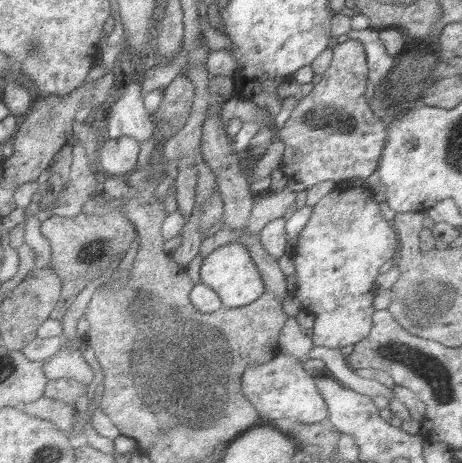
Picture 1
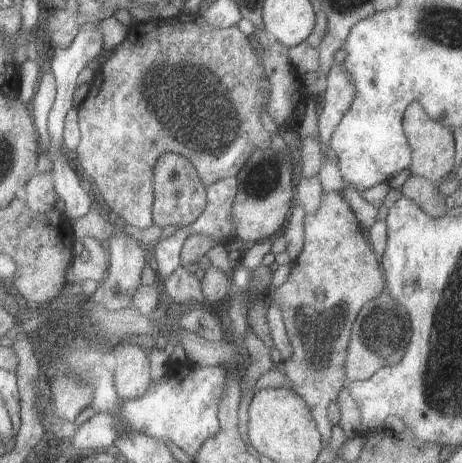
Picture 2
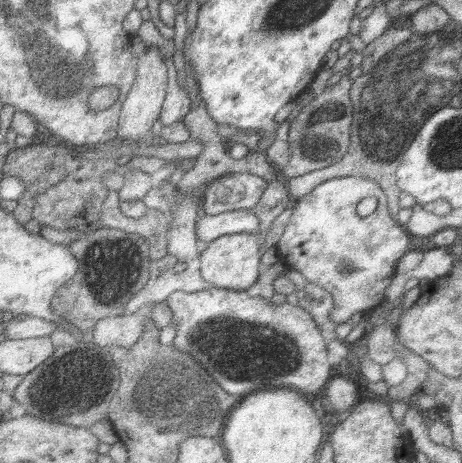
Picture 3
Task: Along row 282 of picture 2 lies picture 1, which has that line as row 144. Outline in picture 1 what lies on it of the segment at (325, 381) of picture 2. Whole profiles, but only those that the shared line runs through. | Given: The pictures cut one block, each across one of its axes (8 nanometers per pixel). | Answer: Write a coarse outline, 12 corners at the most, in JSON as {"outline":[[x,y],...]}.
{"outline":[[365,48],[333,66],[277,138],[311,190],[367,180],[387,134],[365,100]]}

